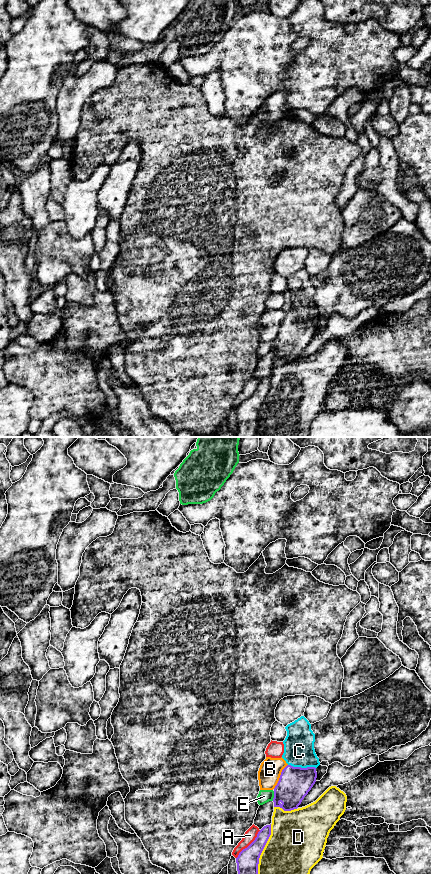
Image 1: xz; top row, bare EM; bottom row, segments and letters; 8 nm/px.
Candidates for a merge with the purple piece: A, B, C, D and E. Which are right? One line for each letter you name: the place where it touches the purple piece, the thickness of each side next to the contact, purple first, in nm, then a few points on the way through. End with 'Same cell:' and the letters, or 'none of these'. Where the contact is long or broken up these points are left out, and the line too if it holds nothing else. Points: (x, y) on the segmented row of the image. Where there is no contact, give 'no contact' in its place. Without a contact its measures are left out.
C: contact xz (302, 768); calibres 260 and 240 nm; way xz (294, 783), (302, 768), (302, 759), (299, 751)
Same cell: C

